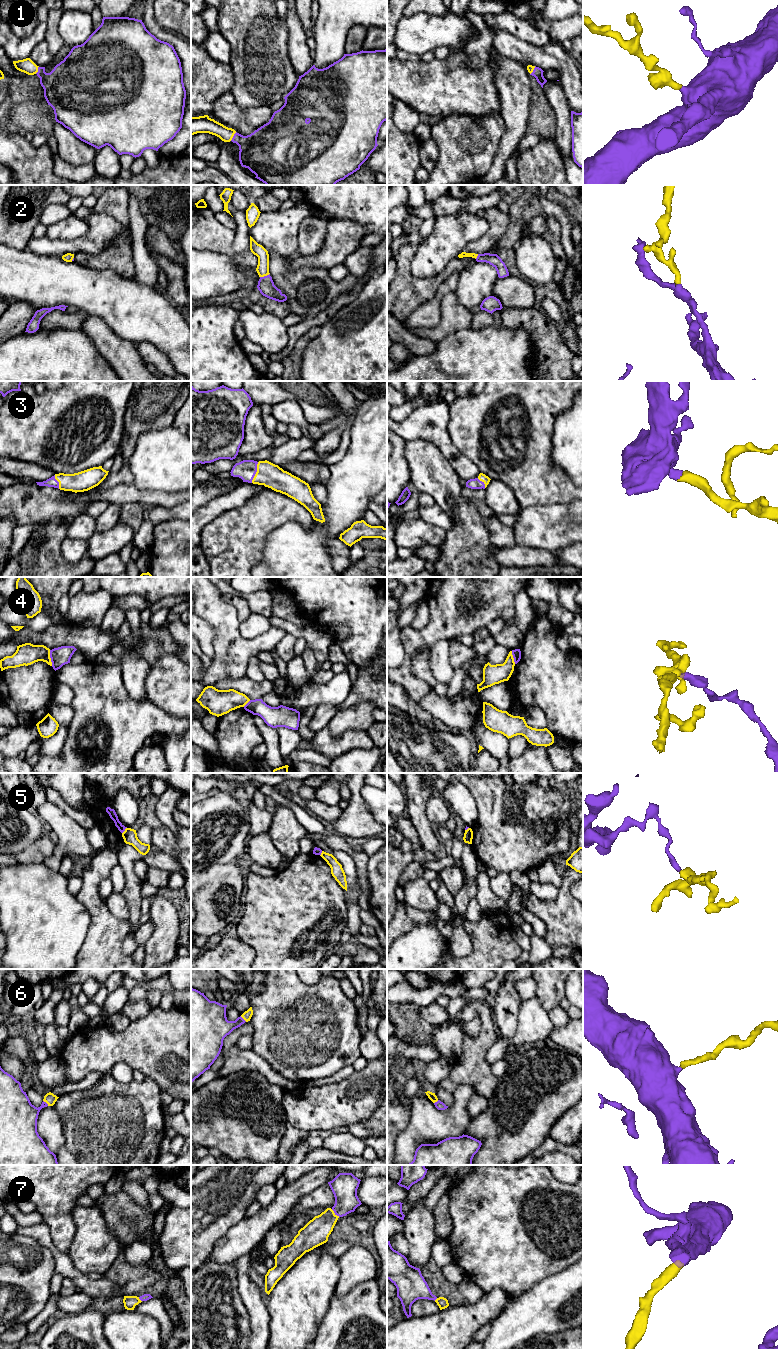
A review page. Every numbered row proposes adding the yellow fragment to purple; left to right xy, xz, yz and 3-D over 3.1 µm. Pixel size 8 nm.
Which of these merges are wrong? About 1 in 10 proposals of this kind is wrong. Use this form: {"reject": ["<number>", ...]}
{"reject": ["4", "5"]}

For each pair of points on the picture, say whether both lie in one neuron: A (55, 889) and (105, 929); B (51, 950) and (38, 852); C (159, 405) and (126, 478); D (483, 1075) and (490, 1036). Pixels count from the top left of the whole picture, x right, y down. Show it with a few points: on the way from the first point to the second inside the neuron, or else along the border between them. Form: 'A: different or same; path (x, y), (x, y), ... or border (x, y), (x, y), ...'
A: different; border (76, 896), (90, 918), (85, 939)
B: different; border (18, 861), (23, 863), (42, 863)
C: same; path (141, 423), (130, 435), (125, 460)
D: same; path (480, 1065), (480, 1046)

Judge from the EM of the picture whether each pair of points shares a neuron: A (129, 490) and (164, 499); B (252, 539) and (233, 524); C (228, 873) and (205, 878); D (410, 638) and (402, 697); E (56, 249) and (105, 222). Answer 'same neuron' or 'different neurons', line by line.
A: same neuron
B: same neuron
C: same neuron
D: different neurons
E: same neuron

